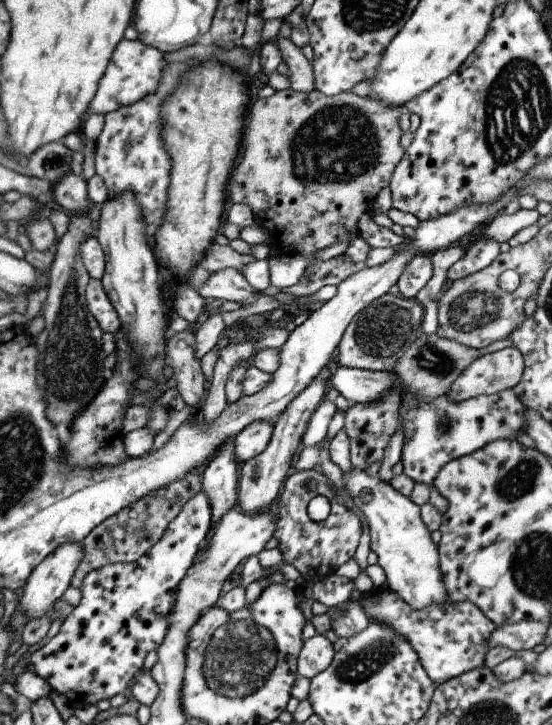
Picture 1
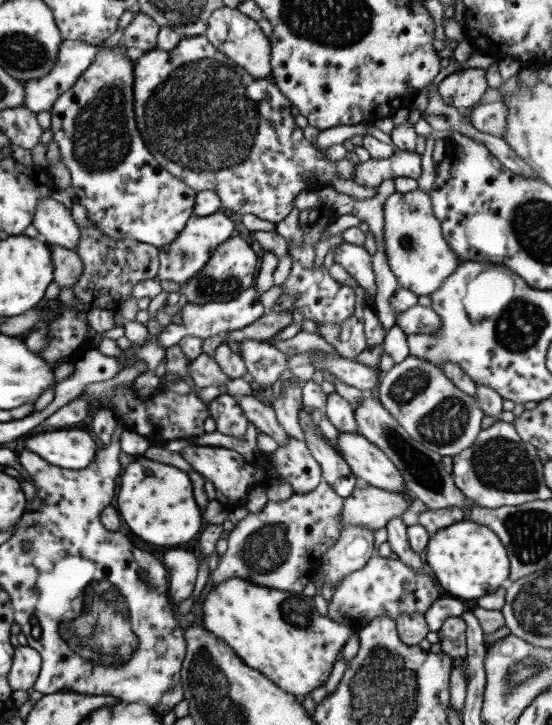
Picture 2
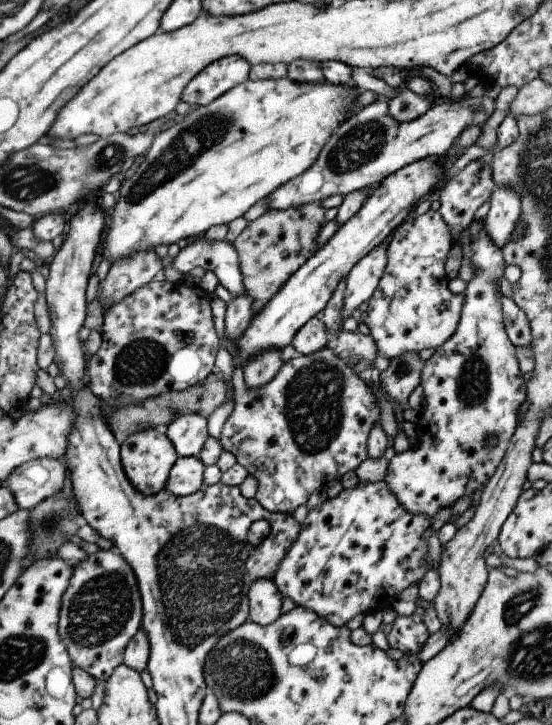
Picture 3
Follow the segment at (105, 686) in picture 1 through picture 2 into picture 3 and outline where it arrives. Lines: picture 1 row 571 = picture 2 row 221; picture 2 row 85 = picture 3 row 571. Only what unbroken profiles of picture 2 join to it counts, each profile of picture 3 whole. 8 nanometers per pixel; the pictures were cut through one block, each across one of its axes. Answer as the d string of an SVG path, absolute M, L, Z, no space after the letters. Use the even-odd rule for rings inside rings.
M114 548L98 549L71 565L69 584L61 594L57 634L73 667L81 668L97 682L107 680L122 663L124 648L141 624L137 581L131 567Z

